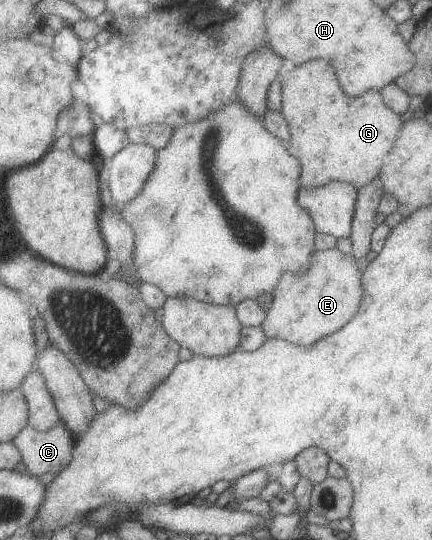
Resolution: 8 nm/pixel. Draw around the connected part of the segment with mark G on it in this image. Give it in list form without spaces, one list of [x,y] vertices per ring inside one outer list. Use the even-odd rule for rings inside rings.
[[[311,59],[311,61],[307,61],[307,63],[303,63],[303,65],[297,65],[297,67],[293,67],[291,69],[291,77],[289,79],[281,79],[282,87],[282,111],[281,113],[285,115],[285,119],[287,123],[289,123],[291,139],[288,145],[289,153],[296,157],[299,160],[299,163],[302,167],[302,172],[299,178],[300,185],[306,188],[316,188],[319,186],[324,186],[326,183],[339,180],[340,182],[349,182],[352,183],[357,189],[371,183],[375,178],[380,174],[380,169],[385,165],[388,157],[390,155],[390,151],[393,149],[395,143],[395,133],[399,135],[399,131],[402,128],[401,116],[394,111],[391,111],[385,103],[383,103],[383,97],[381,97],[381,93],[377,93],[377,91],[367,91],[365,95],[361,95],[361,97],[357,97],[357,99],[351,99],[349,95],[345,95],[343,93],[343,89],[341,89],[341,85],[339,85],[339,81],[337,81],[337,75],[335,75],[335,71],[333,71],[333,67],[327,63],[327,61],[323,61],[323,59]]]

